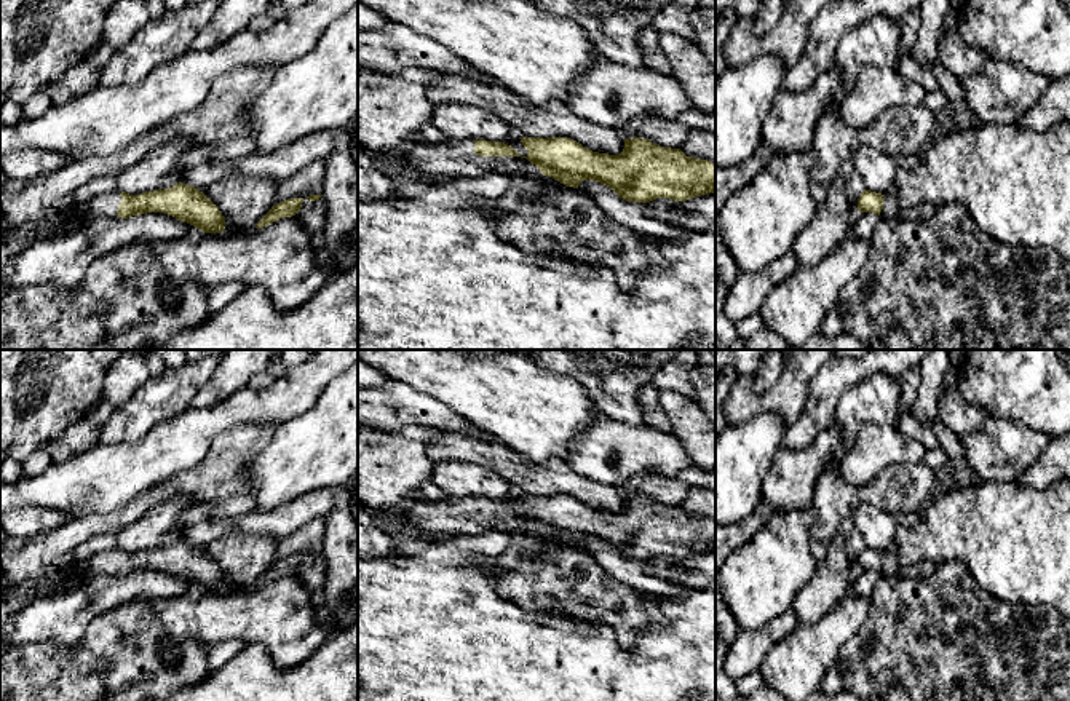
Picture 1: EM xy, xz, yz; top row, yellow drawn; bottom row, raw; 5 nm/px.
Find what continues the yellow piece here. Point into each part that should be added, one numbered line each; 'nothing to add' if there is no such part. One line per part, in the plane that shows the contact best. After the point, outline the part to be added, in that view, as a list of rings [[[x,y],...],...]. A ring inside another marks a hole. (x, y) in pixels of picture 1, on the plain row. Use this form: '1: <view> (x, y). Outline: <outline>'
1: xz (452, 518). Outline: [[[473,498],[441,501],[407,501],[398,517],[422,533],[452,537],[479,537],[493,530],[506,533],[535,533],[540,527],[521,514],[479,514]]]

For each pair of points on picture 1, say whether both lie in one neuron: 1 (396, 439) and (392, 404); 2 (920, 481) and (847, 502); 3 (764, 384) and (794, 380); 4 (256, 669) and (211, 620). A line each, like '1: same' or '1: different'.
1: different
2: same
3: different
4: different

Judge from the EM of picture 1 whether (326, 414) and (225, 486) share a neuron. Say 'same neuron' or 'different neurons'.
different neurons

